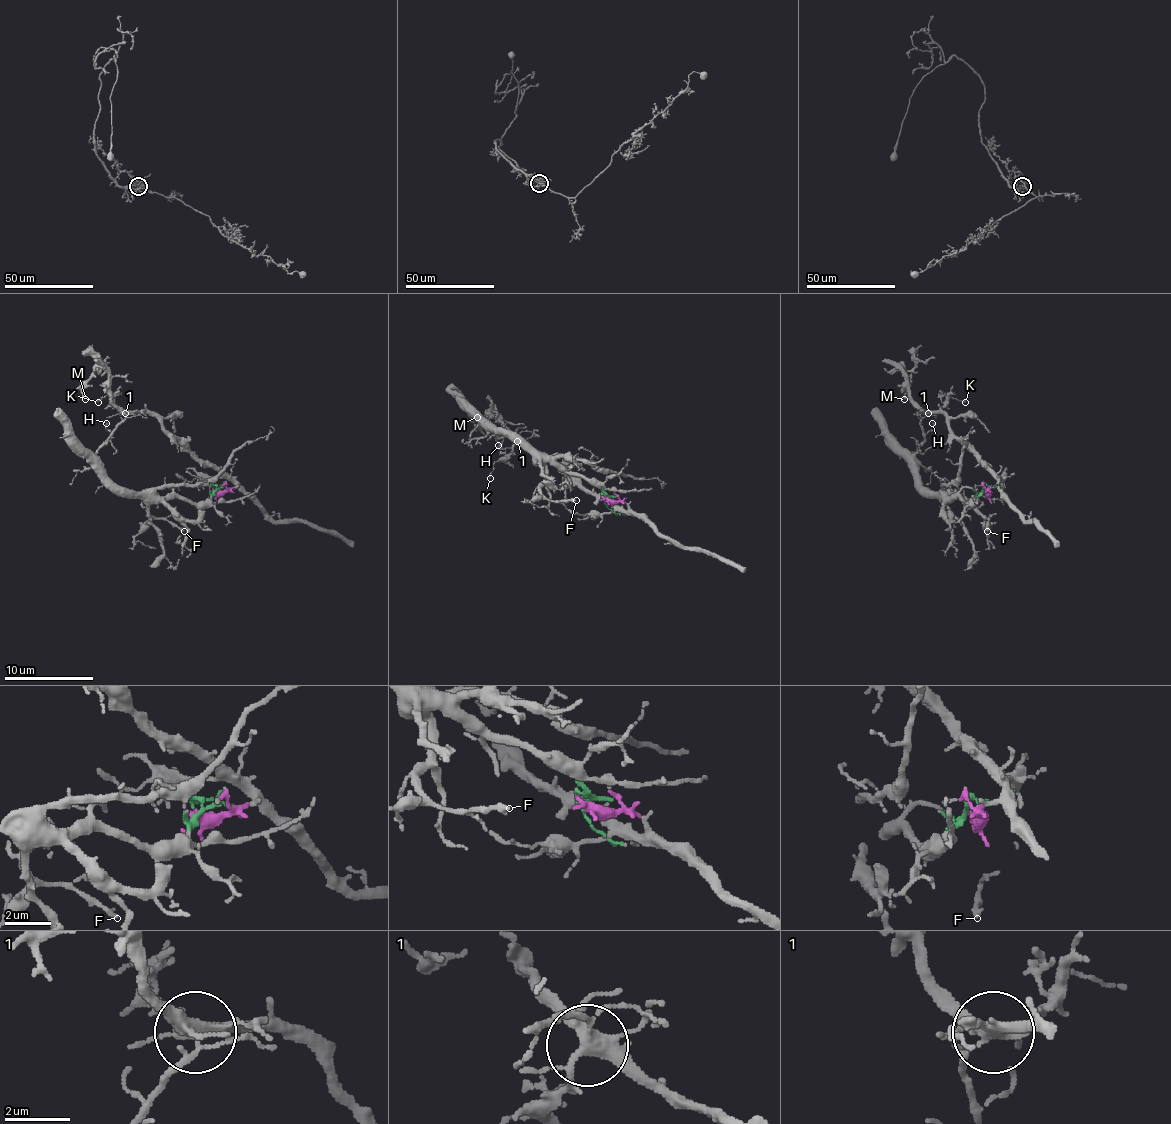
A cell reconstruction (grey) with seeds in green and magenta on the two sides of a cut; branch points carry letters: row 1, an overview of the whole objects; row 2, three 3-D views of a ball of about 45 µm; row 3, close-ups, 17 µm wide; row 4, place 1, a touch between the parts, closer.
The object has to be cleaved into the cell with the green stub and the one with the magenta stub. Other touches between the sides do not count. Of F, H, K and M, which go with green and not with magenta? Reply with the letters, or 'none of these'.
F, H

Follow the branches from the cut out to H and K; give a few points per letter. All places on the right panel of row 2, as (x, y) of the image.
H: (988, 489), (985, 485), (968, 503), (934, 498), (921, 485), (914, 456), (934, 427), (932, 422)
K: (988, 489), (997, 483), (994, 478), (943, 416), (932, 413), (947, 395), (965, 402)

